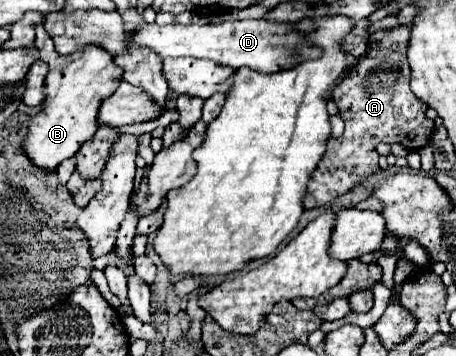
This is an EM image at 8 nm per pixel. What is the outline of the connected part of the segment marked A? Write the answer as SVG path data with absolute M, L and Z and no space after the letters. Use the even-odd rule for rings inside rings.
M395 27L387 31L375 31L369 37L371 53L361 57L349 71L349 75L333 89L333 101L339 107L339 115L345 121L345 133L339 139L327 141L327 151L319 161L307 185L307 195L303 199L305 209L325 205L337 195L353 189L361 177L379 171L377 165L377 143L401 143L409 151L419 151L425 147L433 135L433 121L425 117L429 109L409 87L409 63L407 63L407 43L411 37L411 27Z

